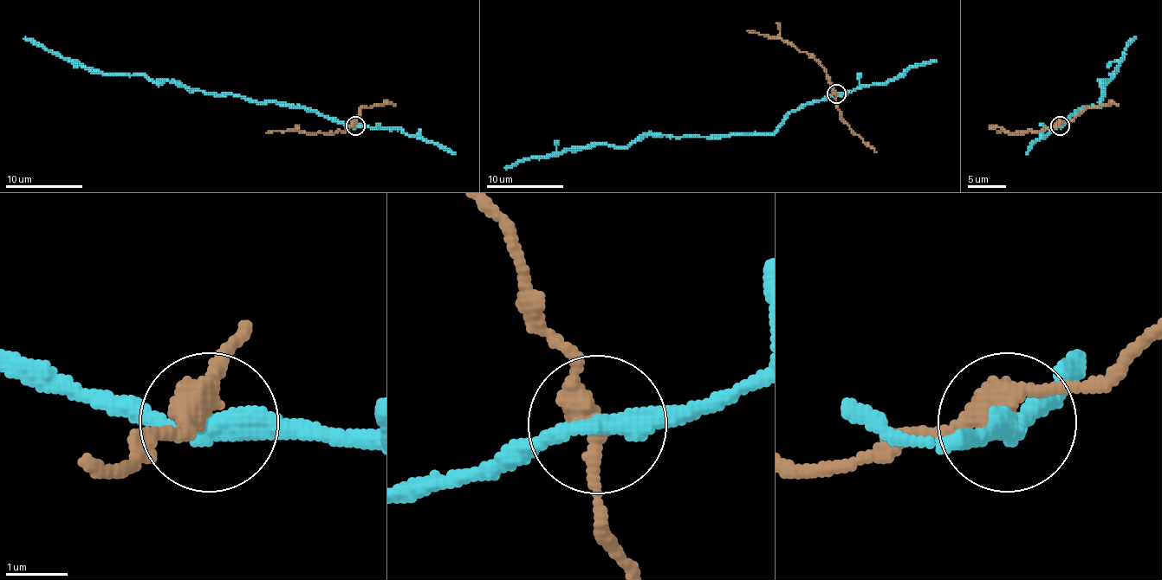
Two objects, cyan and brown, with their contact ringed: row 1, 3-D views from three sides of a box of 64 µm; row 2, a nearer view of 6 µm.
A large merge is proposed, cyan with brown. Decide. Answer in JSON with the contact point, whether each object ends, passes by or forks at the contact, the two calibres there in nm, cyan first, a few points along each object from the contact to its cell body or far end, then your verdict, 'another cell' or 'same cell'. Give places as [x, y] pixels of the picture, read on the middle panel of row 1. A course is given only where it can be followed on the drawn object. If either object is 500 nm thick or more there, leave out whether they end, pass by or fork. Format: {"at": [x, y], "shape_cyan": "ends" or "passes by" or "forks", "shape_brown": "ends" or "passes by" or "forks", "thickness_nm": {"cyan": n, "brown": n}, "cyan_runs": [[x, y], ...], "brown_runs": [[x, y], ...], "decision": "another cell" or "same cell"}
{"at": [836, 93], "shape_cyan": "passes by", "shape_brown": "passes by", "thickness_nm": {"cyan": 360, "brown": 400}, "cyan_runs": [[836, 94], [794, 110], [772, 132], [651, 135], [626, 146], [574, 146], [504, 167]], "brown_runs": [[836, 94], [826, 71], [807, 52], [799, 52], [780, 38], [747, 30]], "decision": "another cell"}

